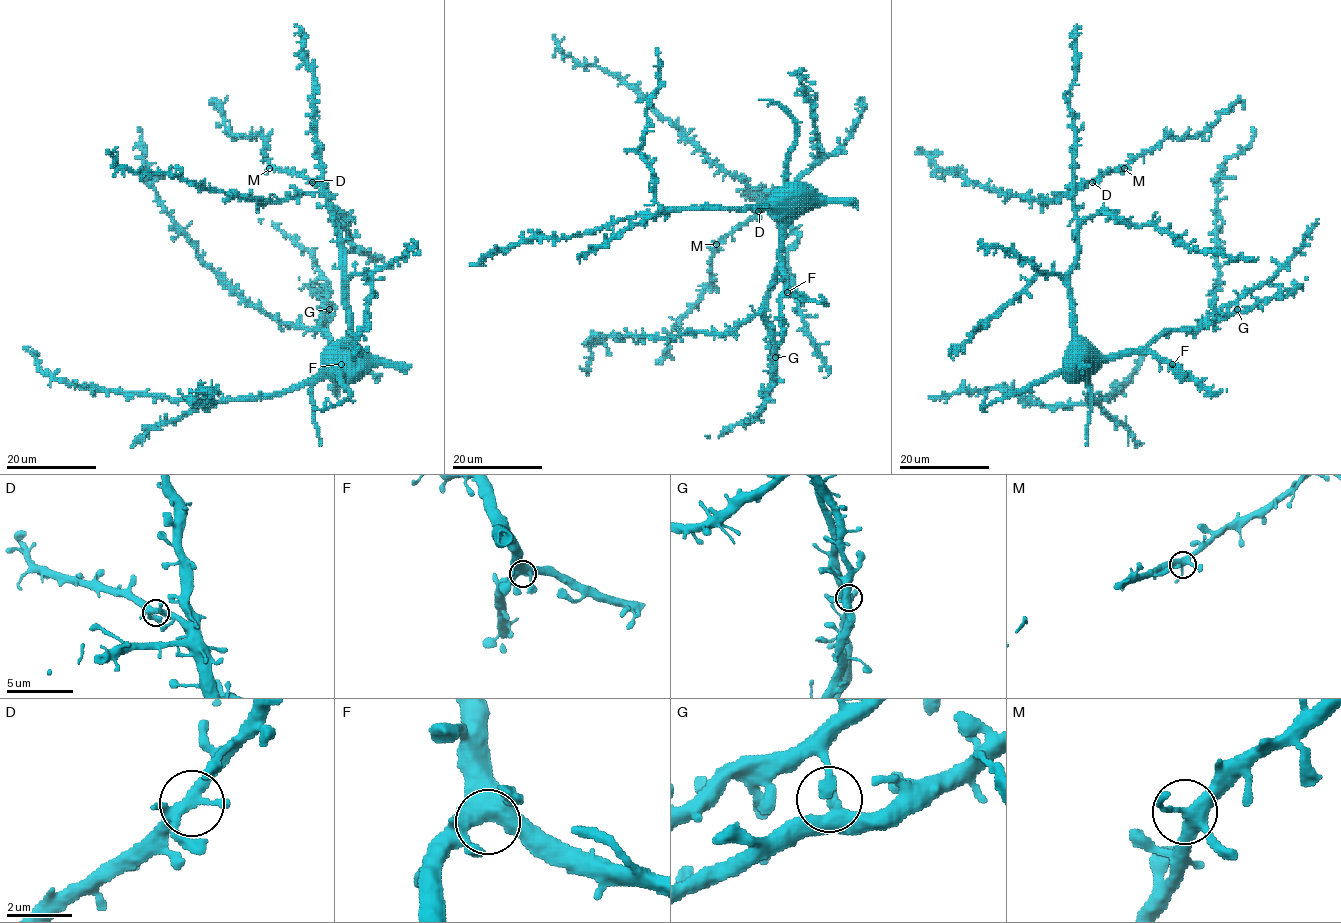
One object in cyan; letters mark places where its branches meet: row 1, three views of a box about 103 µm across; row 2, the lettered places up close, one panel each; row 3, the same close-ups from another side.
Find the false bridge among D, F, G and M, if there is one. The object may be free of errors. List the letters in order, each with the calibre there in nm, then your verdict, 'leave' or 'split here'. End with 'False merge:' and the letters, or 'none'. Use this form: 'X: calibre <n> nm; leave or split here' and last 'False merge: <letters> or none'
D: calibre 340 nm; leave
F: calibre 480 nm; leave
G: calibre 280 nm; leave
M: calibre 360 nm; leave
False merge: none

